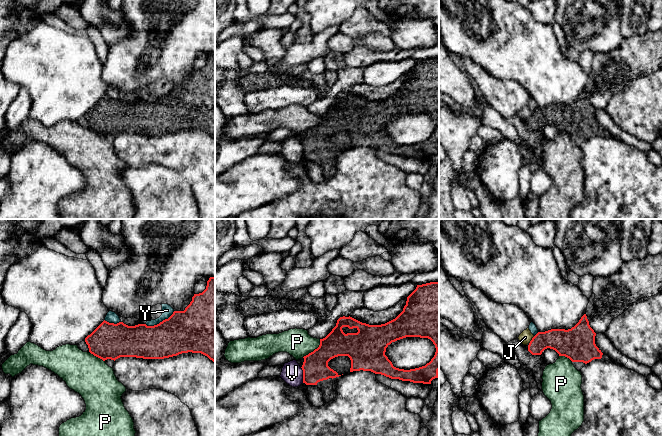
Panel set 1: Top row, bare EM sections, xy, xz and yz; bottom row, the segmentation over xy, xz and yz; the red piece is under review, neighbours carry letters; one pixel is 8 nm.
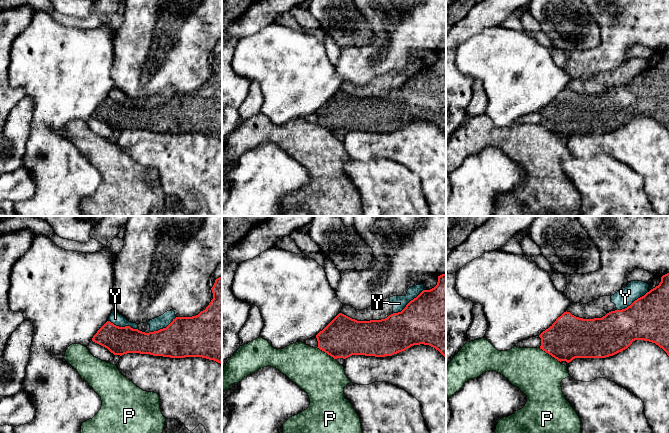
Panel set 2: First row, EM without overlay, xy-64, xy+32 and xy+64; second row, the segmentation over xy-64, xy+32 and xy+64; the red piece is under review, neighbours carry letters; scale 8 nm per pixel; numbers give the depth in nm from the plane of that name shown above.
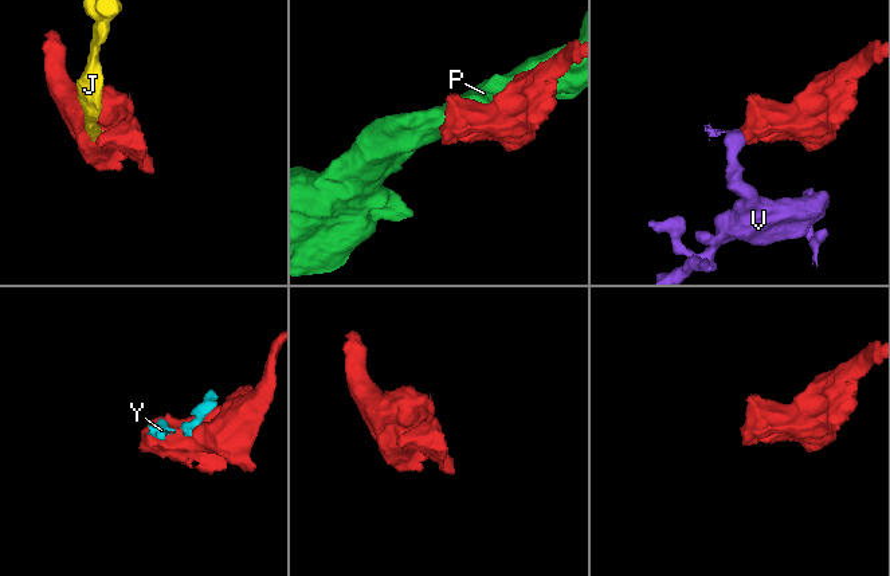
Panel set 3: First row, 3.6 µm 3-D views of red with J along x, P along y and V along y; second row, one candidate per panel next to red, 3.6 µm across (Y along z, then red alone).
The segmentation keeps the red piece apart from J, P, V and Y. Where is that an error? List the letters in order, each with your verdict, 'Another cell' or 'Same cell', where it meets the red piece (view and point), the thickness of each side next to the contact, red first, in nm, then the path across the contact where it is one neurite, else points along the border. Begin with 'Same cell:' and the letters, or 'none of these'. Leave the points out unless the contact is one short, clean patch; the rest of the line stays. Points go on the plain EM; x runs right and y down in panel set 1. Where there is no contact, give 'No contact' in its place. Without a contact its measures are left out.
Same cell: none of these
J: Another cell. Touches red at yz (532, 115). Thickness 190 nm (red) against 100 nm. Boundary: yz (534, 112), (529, 117)
P: Another cell. Touches red at xz (314, 126). Thickness 220 nm (red) against 220 nm. Boundary: xz (320, 115), (320, 120), (302, 133)
V: Another cell. Touches red at xz (303, 151). Thickness 220 nm (red) against 170 nm. Boundary: xz (300, 143), (303, 158)
Y: Another cell. Touches red at xy (160, 98). Thickness 340 nm (red) against 90 nm

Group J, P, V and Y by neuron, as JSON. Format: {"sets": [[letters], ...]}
{"sets": [["J", "Y"], ["P"], ["V"]]}

